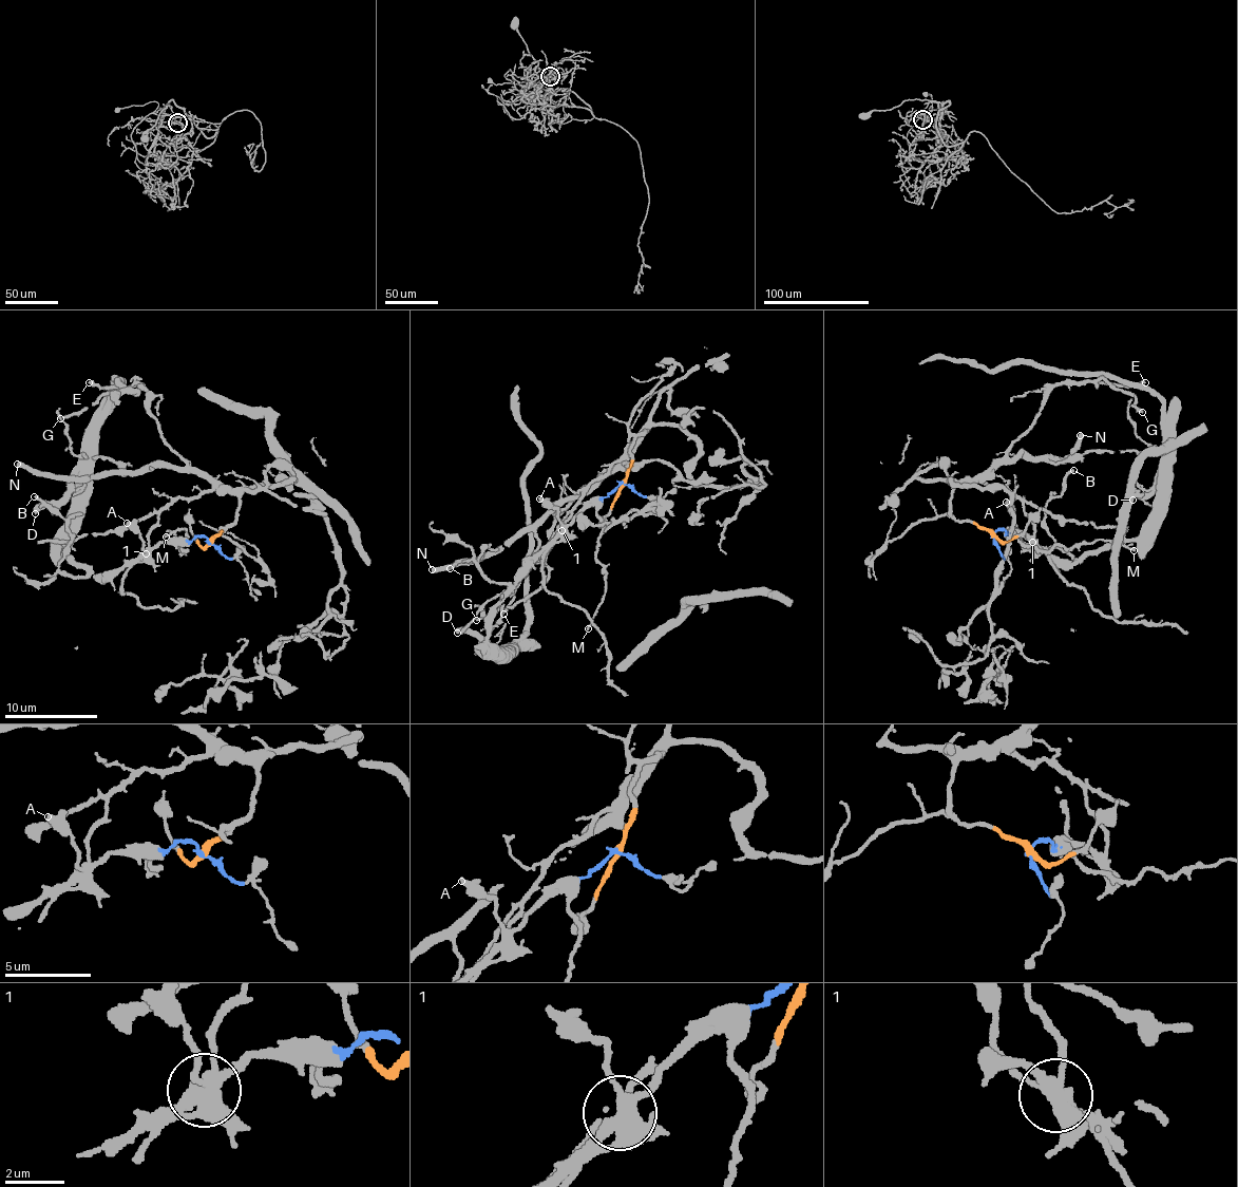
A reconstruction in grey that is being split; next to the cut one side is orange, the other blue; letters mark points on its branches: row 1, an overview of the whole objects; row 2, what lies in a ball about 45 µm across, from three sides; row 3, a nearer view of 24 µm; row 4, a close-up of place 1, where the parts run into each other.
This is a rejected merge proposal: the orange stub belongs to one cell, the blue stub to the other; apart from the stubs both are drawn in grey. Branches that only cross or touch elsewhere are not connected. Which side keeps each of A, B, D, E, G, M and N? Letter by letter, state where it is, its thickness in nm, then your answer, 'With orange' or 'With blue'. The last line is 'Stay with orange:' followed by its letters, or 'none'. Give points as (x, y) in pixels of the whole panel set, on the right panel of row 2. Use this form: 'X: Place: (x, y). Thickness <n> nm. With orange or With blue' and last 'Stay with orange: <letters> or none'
A: Place: (1006, 502). Thickness 480 nm. With blue
B: Place: (1073, 470). Thickness 220 nm. With blue
D: Place: (1132, 500). Thickness 400 nm. With blue
E: Place: (1145, 382). Thickness 280 nm. With orange
G: Place: (1142, 412). Thickness 200 nm. With orange
M: Place: (1134, 550). Thickness 120 nm. With blue
N: Place: (1080, 435). Thickness 420 nm. With orange
Stay with orange: E, G, N

